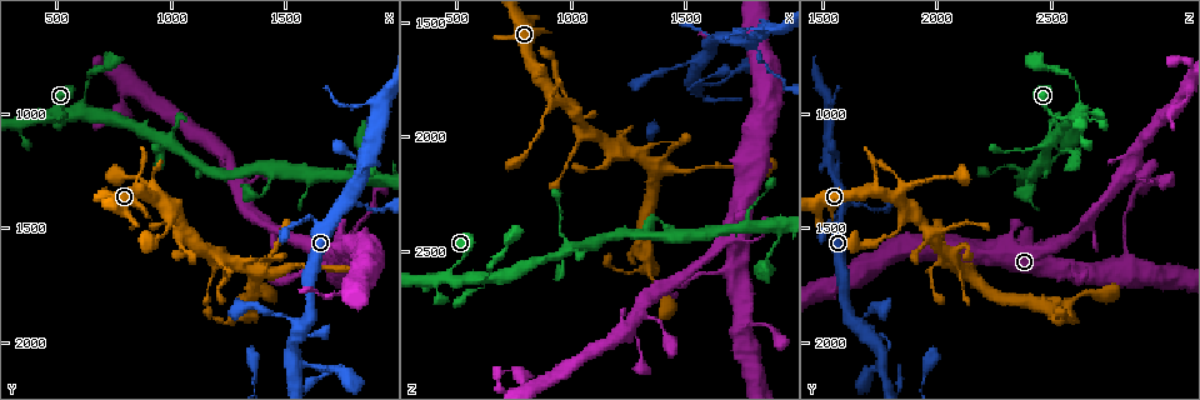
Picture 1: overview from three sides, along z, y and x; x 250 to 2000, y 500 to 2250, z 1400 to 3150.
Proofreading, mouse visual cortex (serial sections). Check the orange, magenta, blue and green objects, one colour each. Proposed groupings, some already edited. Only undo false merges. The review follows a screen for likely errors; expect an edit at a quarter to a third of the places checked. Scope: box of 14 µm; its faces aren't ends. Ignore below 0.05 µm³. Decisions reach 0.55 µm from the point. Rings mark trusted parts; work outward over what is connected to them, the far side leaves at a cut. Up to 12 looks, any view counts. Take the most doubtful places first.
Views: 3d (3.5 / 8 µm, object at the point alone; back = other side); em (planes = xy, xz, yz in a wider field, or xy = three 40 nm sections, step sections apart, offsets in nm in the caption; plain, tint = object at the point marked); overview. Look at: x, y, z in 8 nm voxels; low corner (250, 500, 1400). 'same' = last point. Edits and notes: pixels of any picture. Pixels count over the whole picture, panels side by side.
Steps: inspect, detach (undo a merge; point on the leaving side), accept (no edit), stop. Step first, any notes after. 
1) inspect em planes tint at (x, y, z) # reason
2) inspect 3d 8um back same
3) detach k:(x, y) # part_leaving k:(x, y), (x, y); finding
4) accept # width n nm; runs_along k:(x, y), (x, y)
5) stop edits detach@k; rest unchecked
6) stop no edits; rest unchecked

inspect 3d 3.5um at (1780, 1380, 1600) # side arm on a straight run

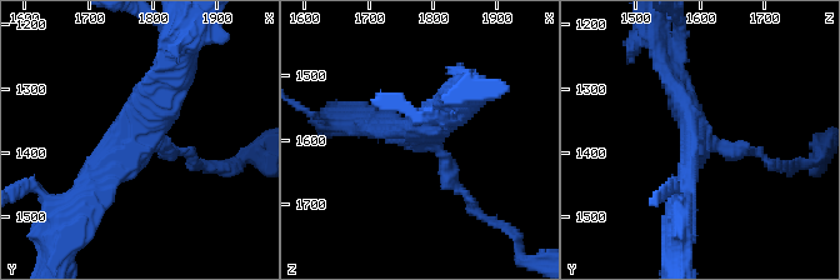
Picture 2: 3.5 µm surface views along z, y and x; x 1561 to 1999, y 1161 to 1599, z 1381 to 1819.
inspect em xy step 5 tint at (1775, 1370, 1595) # arms 3; arm_widths 200, 300, 350 nm

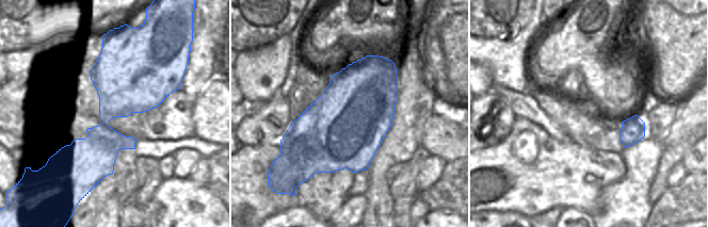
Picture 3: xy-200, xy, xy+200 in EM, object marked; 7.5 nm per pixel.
accept # runs_along 2:(80, 200), (134, 143), (176, 70); all the same cell

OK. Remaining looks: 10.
inspect 3d 8um at (580, 1010, 2610) # abrupt turn

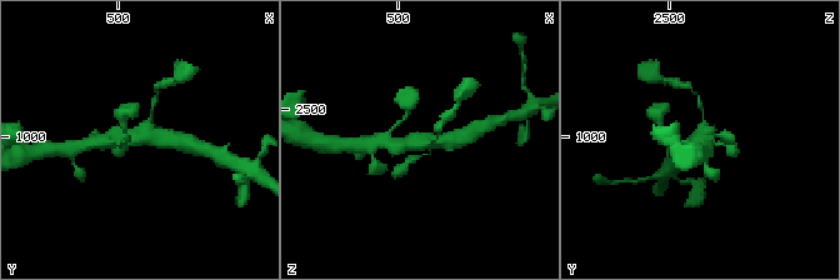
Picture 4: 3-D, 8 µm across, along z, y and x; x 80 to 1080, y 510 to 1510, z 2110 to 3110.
inspect em planes tint at (580, 1000, 2620) # arms 4; arm_widths 100, 150, 350, 450 nm; need the tissue

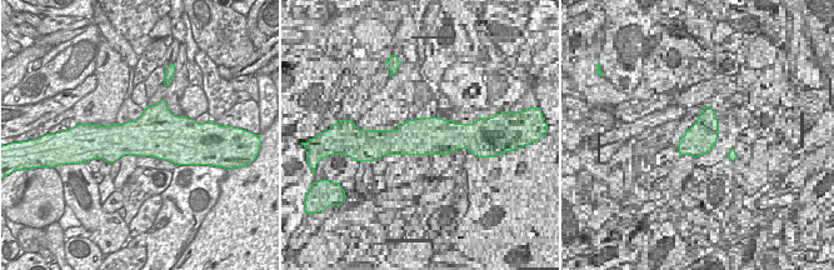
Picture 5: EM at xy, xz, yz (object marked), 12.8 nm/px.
accept # runs_along 4:(386, 140), (409, 144), (455, 138); all the same cell

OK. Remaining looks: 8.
inspect 3d 8um back at (920, 1370, 1820) # three arms meet

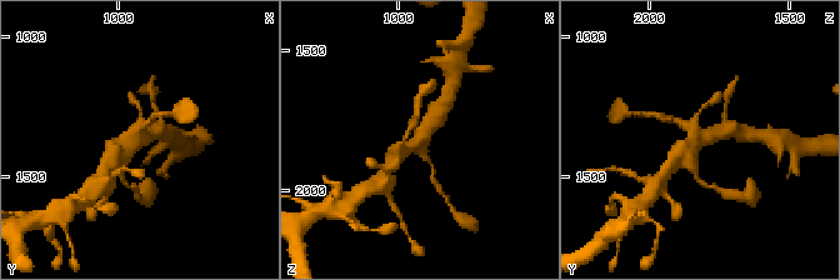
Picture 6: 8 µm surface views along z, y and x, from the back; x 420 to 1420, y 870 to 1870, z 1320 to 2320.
inspect em xy step 1 tint at (930, 1360, 1820)

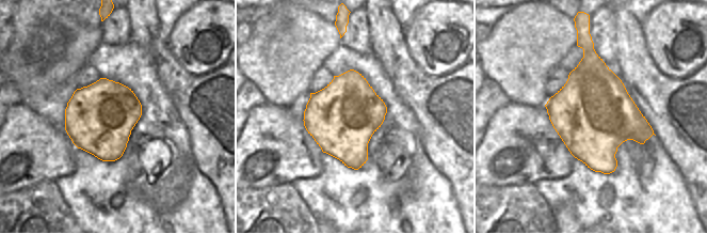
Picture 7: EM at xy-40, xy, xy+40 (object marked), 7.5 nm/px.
accept # runs_along 6:(439, 113), (395, 160); one cell here

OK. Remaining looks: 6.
inspect 3d 3.5um at (1230, 1680, 1980) # abrupt turn

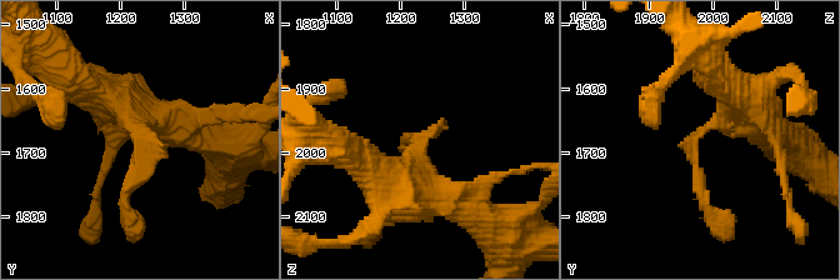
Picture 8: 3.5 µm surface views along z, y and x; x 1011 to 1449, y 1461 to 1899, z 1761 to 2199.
inspect em xy step 2 tint at (1240, 1680, 1970)

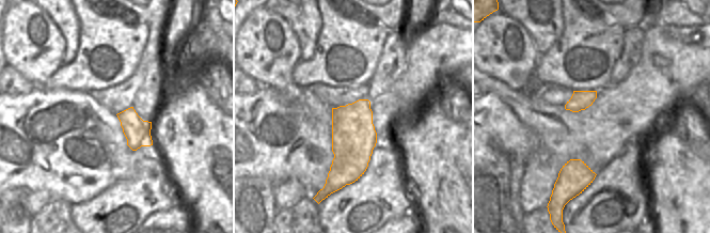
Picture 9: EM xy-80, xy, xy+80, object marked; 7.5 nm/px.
accept # runs_along 8:(746, 96), (695, 139), (710, 215); one cell here

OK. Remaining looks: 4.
inspect 3d 3.5um at (1550, 1910, 1670) # side arm on a straight run

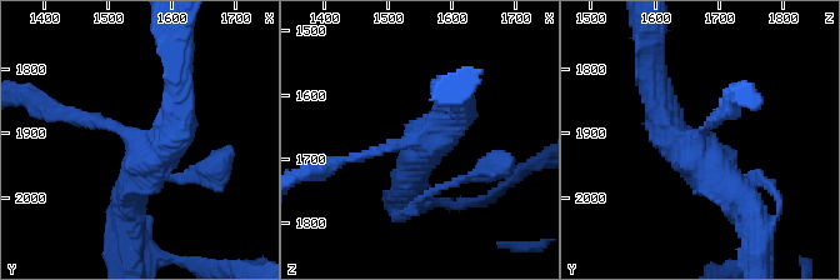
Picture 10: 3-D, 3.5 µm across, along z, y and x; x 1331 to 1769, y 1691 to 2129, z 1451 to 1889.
accept # runs_along 10:(656, 95), (663, 123), (753, 214); all the same cell

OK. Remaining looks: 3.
stop no edits; rest unchecked

